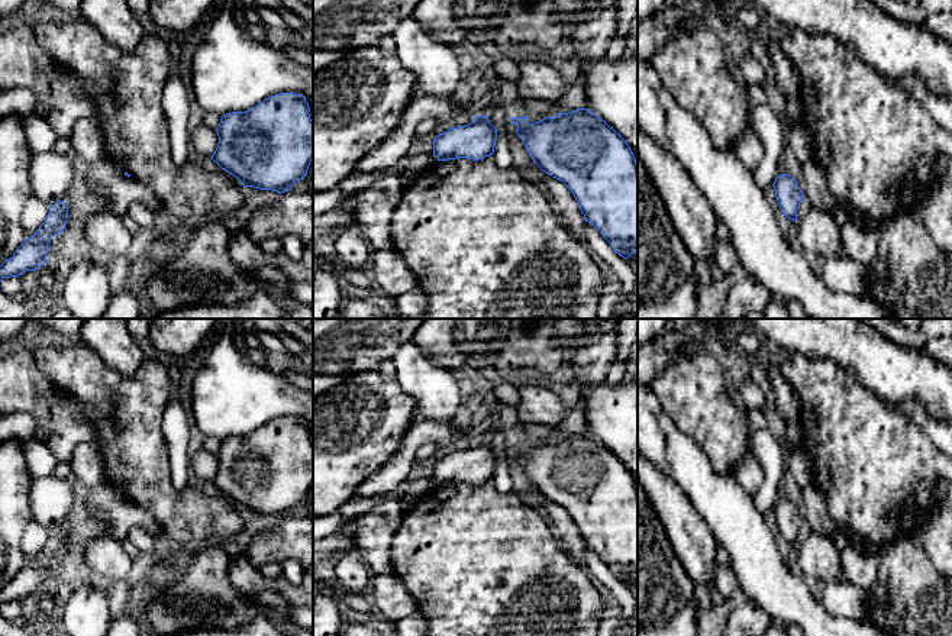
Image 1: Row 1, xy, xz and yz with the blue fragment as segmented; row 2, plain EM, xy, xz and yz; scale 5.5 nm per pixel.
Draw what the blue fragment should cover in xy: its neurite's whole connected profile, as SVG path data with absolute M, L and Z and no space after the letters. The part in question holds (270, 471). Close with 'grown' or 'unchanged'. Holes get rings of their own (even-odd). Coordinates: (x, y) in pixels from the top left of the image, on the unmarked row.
M280 417L270 420L246 436L226 438L216 453L219 468L212 484L222 494L236 501L243 511L272 514L280 519L288 516L294 507L307 500L313 485L313 445L309 436L310 432L303 419Z; unchanged

